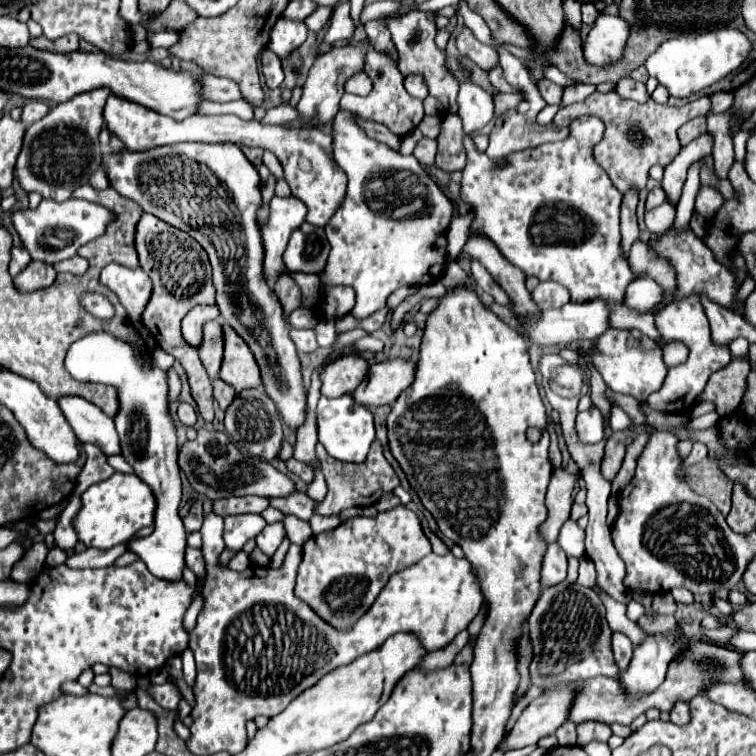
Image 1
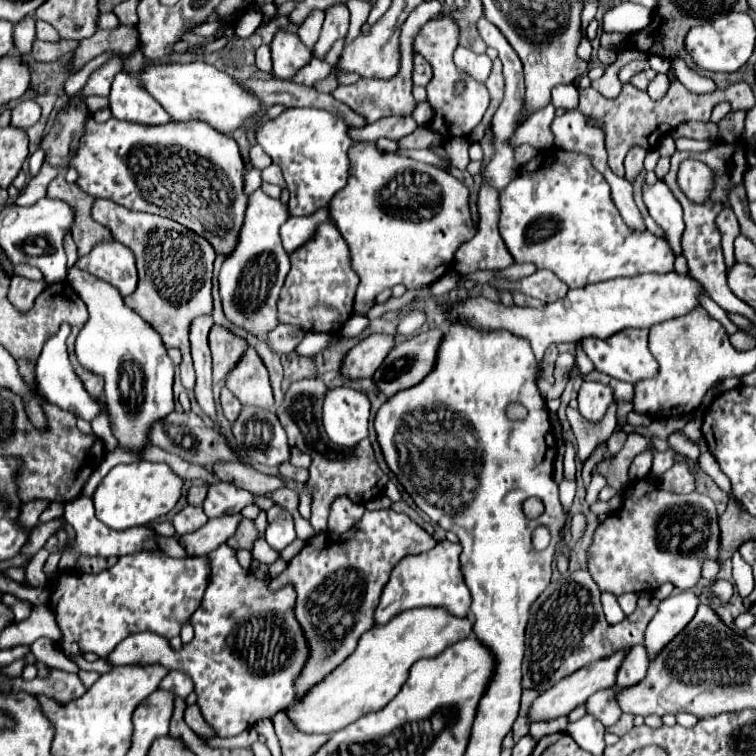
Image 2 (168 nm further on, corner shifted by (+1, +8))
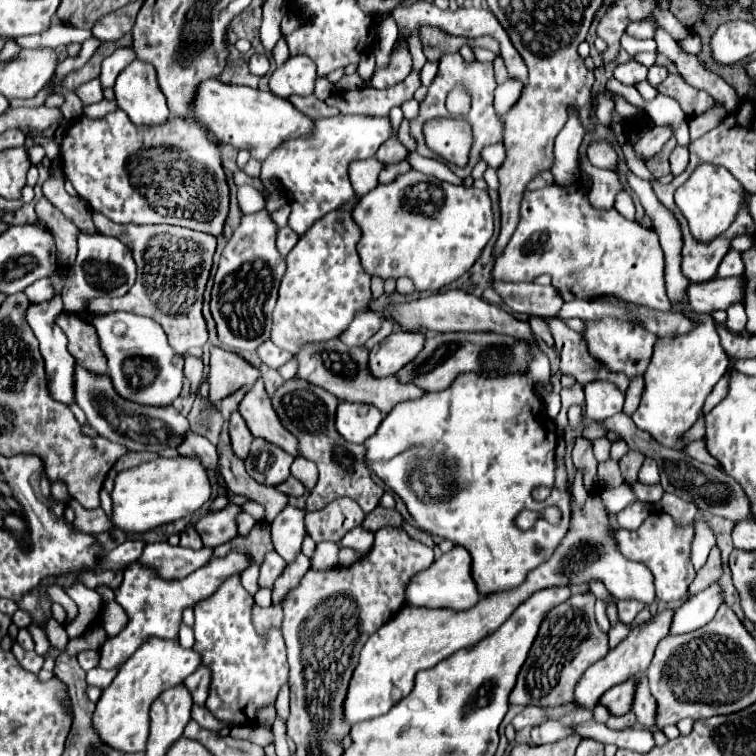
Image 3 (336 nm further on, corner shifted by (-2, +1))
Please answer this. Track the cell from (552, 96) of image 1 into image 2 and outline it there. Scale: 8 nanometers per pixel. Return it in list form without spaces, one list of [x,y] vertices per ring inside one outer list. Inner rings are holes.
[[[557,85],[551,91],[551,103],[555,107],[565,107],[567,111],[577,107],[577,99],[579,99],[579,93],[575,85]]]

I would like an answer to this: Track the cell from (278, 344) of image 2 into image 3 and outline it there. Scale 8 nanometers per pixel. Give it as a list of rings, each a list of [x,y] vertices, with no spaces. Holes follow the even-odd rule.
[[[272,340],[262,344],[256,352],[258,352],[258,358],[262,360],[262,364],[266,364],[268,368],[280,368],[284,362],[288,362],[292,358],[292,354],[286,354],[286,350],[274,346]]]

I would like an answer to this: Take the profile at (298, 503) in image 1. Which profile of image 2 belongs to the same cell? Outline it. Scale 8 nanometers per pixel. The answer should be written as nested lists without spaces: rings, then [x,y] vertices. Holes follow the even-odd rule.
[[[217,463],[215,475],[221,481],[227,481],[241,489],[251,491],[257,497],[267,497],[269,493],[285,487],[285,481],[281,477],[259,473],[255,467],[245,463]]]

